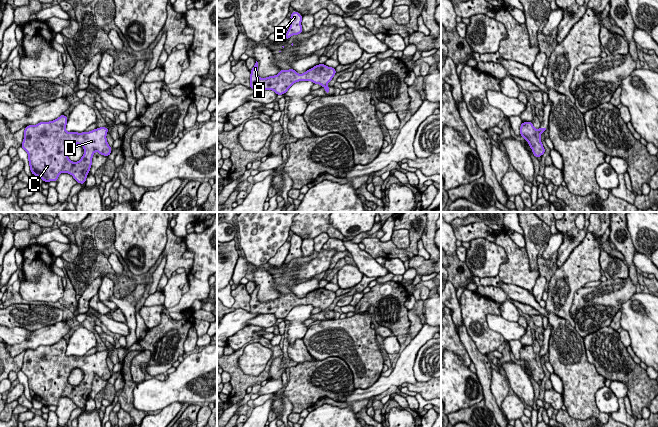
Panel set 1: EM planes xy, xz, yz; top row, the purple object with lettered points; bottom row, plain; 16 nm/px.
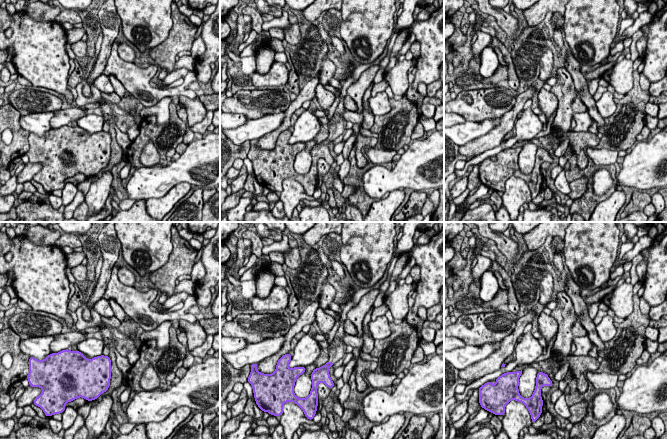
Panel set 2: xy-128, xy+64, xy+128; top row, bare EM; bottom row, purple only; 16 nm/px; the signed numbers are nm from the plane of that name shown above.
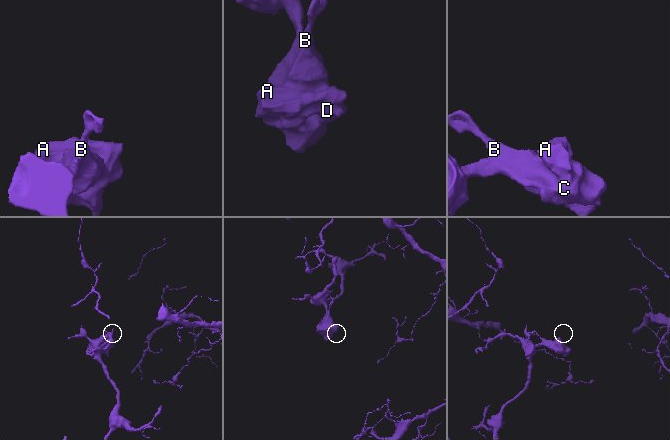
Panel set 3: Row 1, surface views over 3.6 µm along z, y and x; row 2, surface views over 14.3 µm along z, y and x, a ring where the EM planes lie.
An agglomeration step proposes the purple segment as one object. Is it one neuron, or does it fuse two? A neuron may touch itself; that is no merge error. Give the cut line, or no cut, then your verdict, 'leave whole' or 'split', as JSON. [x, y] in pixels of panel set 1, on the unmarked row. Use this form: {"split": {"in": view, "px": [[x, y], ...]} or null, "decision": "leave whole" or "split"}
{"split": null, "decision": "leave whole"}

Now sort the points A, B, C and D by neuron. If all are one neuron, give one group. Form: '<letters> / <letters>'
A B C D

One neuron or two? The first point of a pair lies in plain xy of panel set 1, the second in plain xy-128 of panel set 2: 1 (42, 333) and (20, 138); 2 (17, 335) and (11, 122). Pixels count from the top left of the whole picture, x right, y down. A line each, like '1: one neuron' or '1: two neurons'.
1: two neurons
2: two neurons

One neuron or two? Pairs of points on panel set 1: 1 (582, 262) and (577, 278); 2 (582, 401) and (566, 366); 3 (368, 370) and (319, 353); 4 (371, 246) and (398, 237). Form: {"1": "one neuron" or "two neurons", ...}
{"1": "one neuron", "2": "one neuron", "3": "one neuron", "4": "two neurons"}

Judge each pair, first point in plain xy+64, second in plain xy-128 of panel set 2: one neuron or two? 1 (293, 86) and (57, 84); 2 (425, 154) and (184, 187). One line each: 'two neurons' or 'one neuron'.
1: two neurons
2: two neurons

